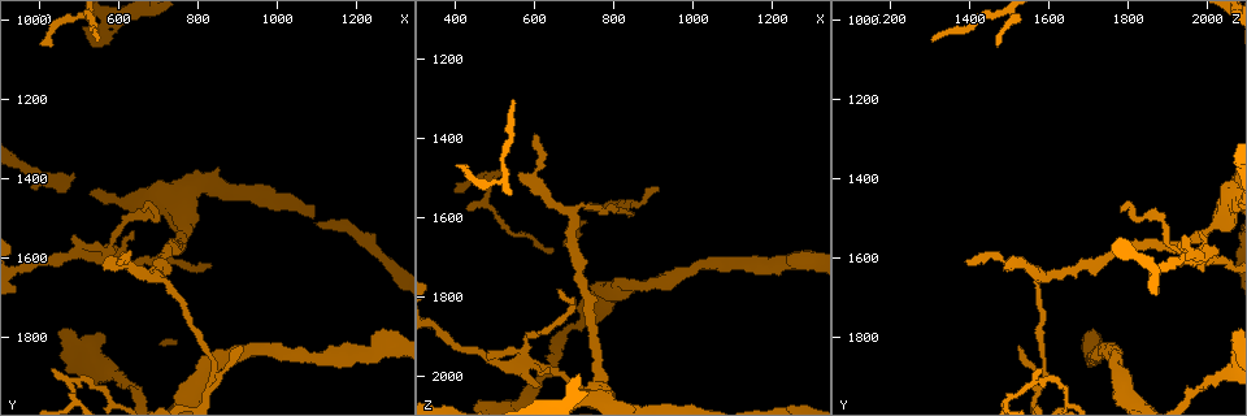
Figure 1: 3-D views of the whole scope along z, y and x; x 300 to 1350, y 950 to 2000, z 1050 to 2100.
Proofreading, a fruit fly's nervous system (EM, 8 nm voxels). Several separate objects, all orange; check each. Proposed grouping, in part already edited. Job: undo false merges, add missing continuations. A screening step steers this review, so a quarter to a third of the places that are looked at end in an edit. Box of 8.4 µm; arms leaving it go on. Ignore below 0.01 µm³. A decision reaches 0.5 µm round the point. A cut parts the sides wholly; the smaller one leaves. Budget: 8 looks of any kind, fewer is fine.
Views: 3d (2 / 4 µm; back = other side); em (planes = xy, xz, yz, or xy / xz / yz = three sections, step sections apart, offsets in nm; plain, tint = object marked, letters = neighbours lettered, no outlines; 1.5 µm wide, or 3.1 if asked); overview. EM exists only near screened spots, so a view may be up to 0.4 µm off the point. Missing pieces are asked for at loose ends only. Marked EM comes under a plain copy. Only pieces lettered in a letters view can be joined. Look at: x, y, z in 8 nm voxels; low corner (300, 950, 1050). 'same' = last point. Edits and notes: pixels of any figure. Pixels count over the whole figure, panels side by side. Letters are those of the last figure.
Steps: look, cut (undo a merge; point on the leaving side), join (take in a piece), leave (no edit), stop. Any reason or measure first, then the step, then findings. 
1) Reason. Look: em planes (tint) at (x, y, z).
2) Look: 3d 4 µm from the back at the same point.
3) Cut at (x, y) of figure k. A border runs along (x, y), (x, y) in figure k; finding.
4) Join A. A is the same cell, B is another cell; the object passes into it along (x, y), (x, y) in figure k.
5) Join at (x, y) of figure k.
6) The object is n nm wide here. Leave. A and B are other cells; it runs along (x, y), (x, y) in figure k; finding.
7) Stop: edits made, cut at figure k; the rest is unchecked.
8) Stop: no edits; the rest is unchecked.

Arms part here. Look: 3d 4 µm from the back at (560, 1610, 1965).

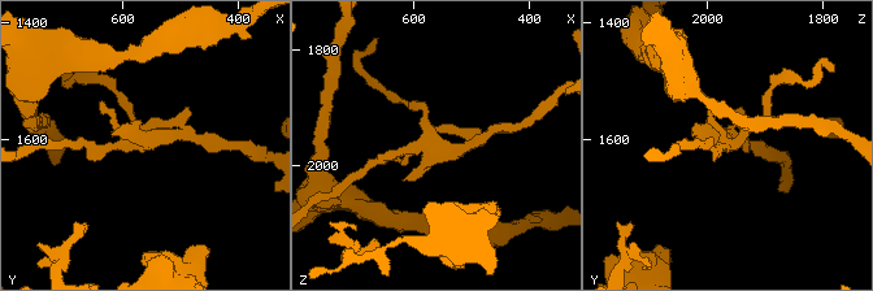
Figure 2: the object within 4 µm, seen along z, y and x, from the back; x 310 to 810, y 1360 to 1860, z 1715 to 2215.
Look: em xy step 8 (tint) at (555, 1605, 1960).

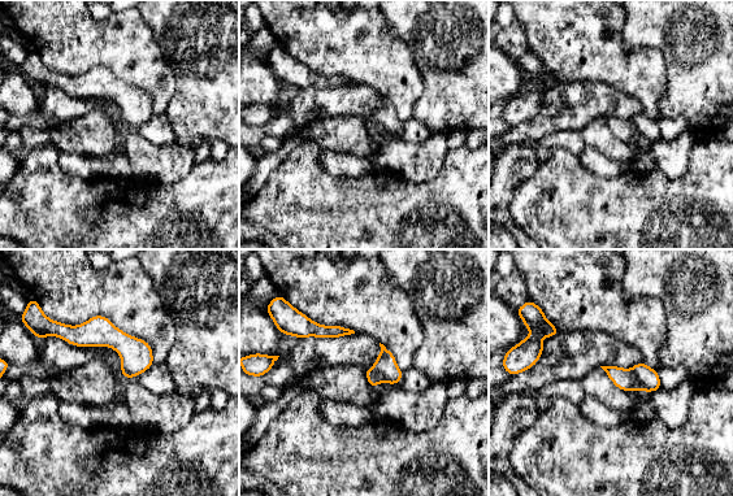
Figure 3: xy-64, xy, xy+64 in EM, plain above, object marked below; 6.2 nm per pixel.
Another direction. Look: em planes (letters) at the same point.

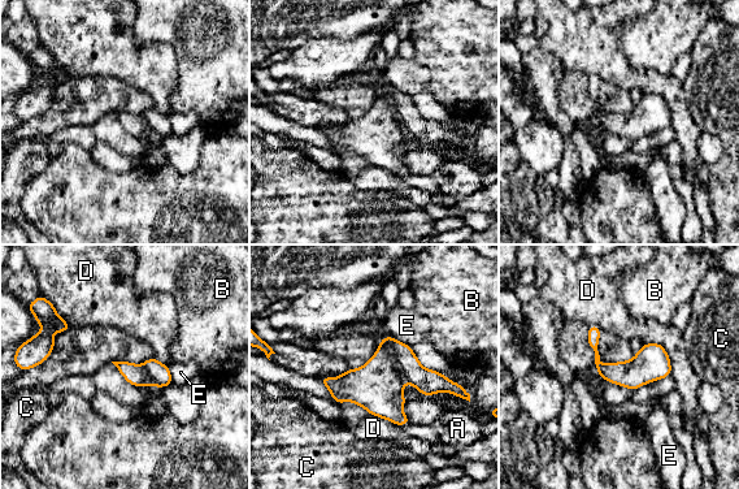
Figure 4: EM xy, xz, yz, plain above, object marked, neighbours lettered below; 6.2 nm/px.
Cut at (426, 381) of figure 4. A, B, C, D and E are other cells; the part that leaves runs along (387, 340), (429, 383), (450, 389) in figure 4; a second neuron is stuck on.

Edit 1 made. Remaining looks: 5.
See it whole again. Look: overview.

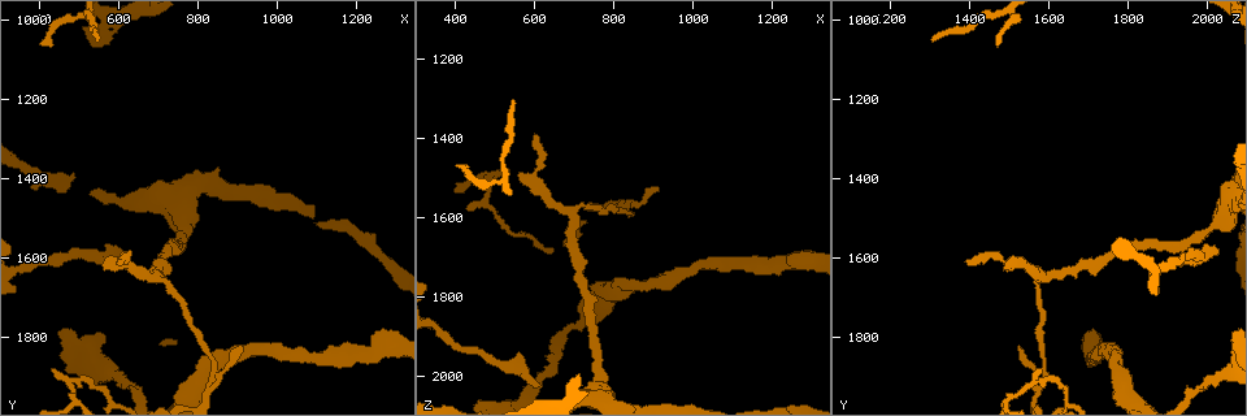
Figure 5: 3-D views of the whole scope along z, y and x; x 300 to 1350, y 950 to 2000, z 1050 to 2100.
Sudden change in width. Look: 3d 2 µm from the back at (645, 1930, 1980).

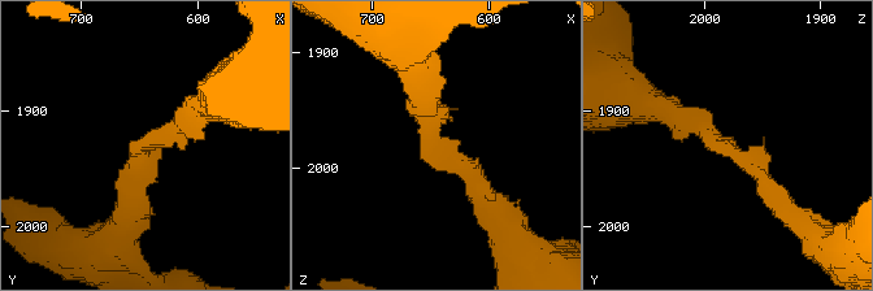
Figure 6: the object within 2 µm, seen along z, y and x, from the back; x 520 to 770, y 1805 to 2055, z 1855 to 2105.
The arms are 200, 260 nm wide. Look: em xy step 8 (letters) at (644, 1930, 1982).

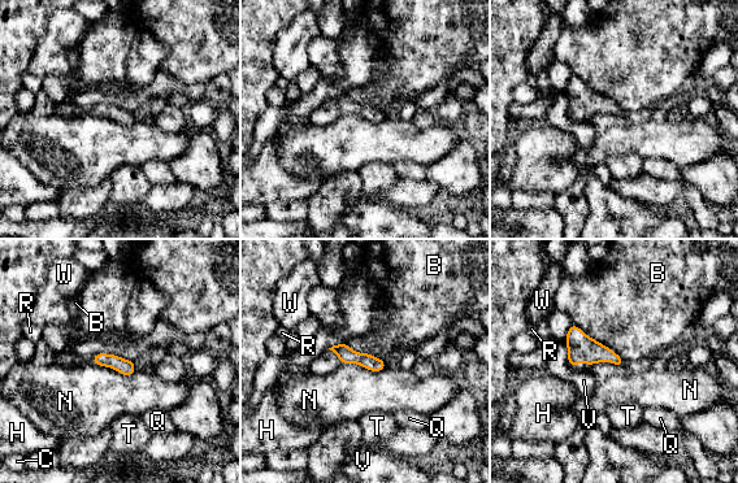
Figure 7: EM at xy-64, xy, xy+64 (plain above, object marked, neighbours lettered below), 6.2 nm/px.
Leave. B, C, H, N, Q, R, T, V and W are other cells; a border runs along (92, 362), (126, 375), (137, 370) in figure 7; continuous, no second neuron.

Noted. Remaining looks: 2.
Abrupt turn. Look: em planes (letters) at (705, 1655, 1580).

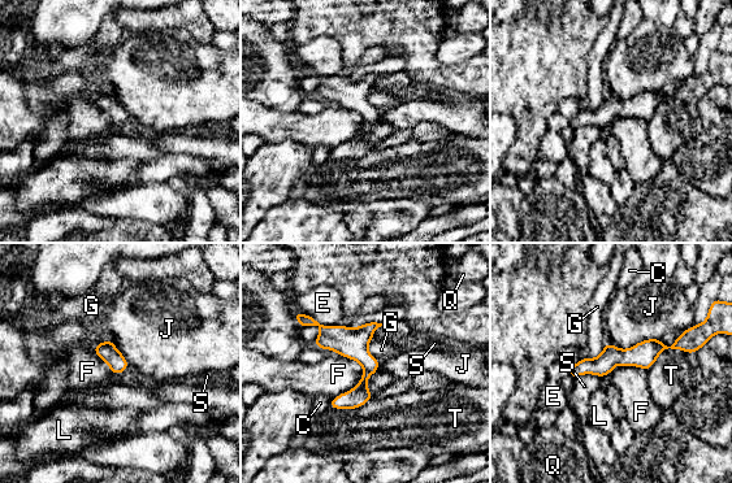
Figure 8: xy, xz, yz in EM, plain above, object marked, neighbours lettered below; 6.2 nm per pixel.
Leave. C, E, F, G, J, L, Q, S and T are other cells; it runs along (298, 316), (367, 362), (362, 386), (334, 405) in figure 8; continuous, no second neuron.

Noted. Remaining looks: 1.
Stop: edits made, cut at figure 4; the rest is unchecked.

